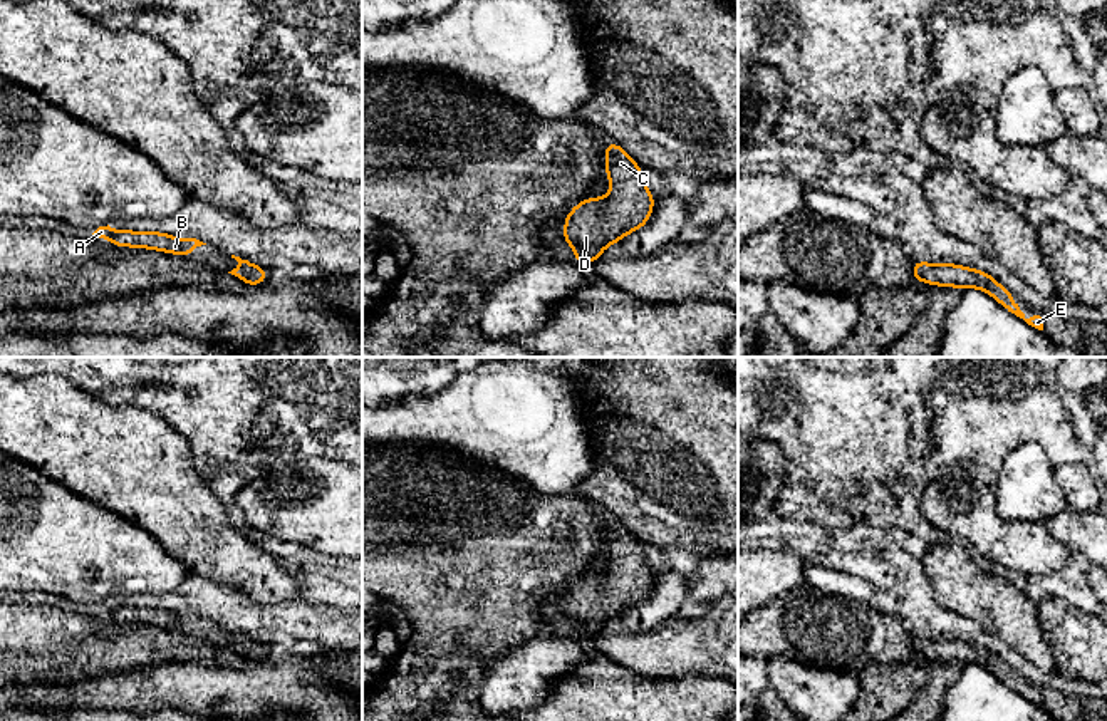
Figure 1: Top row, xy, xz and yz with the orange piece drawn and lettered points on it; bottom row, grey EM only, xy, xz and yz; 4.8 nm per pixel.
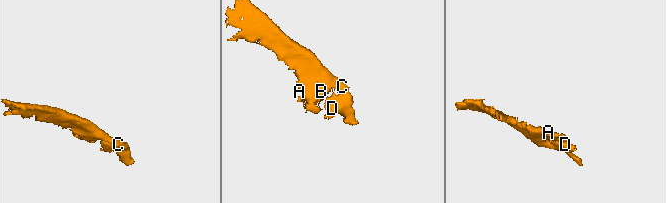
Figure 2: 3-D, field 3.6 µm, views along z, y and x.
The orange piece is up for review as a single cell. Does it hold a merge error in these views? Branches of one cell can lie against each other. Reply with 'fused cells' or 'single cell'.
single cell

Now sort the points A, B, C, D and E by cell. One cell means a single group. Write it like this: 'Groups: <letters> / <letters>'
Groups: A B C D E

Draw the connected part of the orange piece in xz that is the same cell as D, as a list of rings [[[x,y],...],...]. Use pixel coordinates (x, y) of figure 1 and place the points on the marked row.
[[[616,143],[604,148],[607,183],[614,188],[600,198],[585,198],[564,220],[564,241],[575,253],[574,265],[594,263],[605,246],[644,228],[656,196],[642,179],[642,168]]]

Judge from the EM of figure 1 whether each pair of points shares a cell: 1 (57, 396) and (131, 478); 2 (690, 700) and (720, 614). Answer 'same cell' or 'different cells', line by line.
1: same cell
2: different cells

